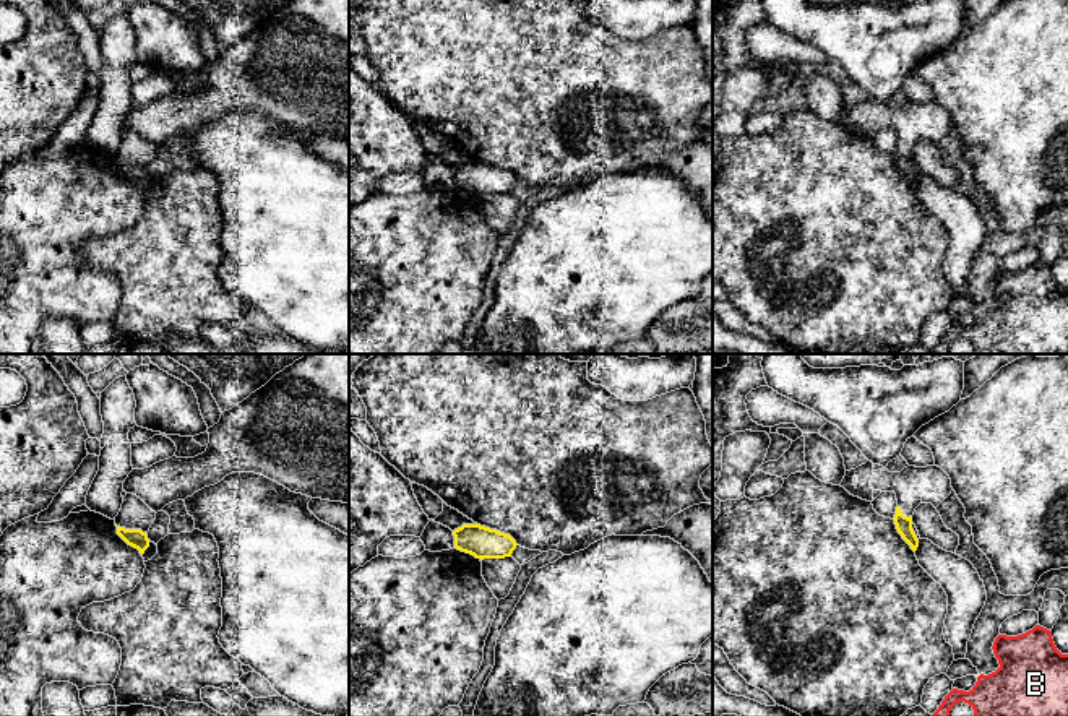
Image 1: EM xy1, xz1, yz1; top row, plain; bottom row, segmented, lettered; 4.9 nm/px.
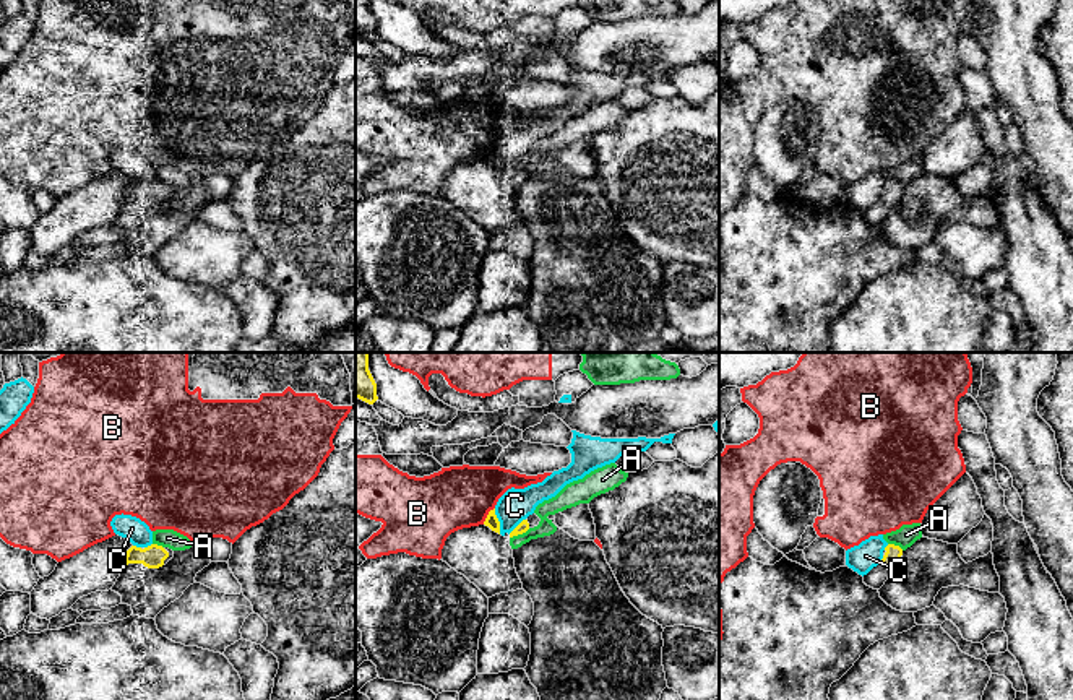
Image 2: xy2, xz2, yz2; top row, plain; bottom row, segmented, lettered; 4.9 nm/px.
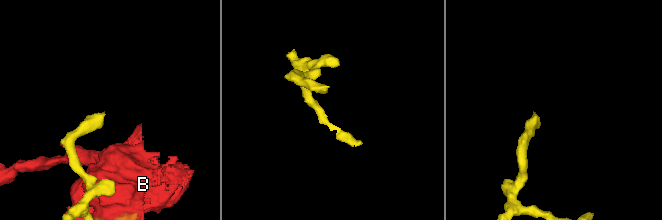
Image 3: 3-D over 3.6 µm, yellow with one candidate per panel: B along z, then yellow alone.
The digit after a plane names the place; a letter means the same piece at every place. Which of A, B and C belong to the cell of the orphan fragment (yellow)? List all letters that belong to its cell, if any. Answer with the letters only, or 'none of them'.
none of them

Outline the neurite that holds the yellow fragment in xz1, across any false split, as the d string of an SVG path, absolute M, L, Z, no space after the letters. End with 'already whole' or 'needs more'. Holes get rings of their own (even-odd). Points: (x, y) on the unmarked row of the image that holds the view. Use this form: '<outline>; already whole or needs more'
M463 161L453 167L454 185L471 190L476 195L511 193L516 177L505 169L480 161Z; already whole

